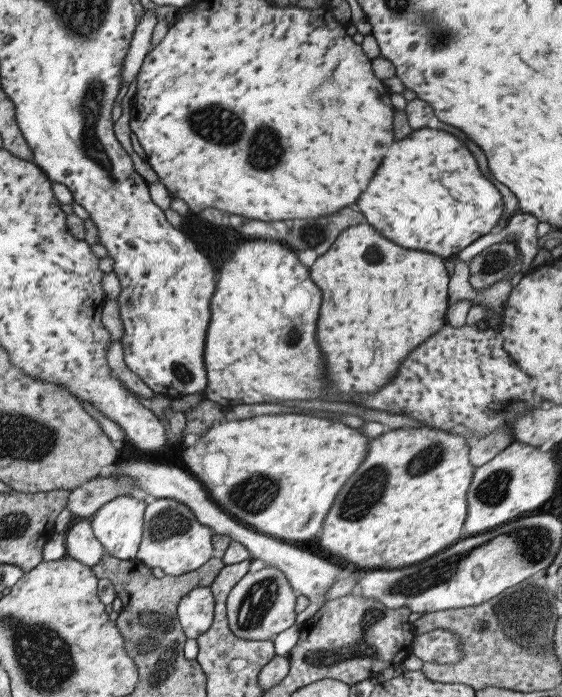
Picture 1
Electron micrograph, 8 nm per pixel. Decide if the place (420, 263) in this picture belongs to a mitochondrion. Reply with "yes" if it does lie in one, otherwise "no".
no

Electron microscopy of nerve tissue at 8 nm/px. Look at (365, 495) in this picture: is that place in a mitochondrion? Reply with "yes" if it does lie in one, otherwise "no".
yes

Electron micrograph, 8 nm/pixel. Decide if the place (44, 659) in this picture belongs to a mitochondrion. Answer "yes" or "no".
yes

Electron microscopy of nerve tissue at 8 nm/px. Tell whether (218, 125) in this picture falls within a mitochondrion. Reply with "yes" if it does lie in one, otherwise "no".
yes

